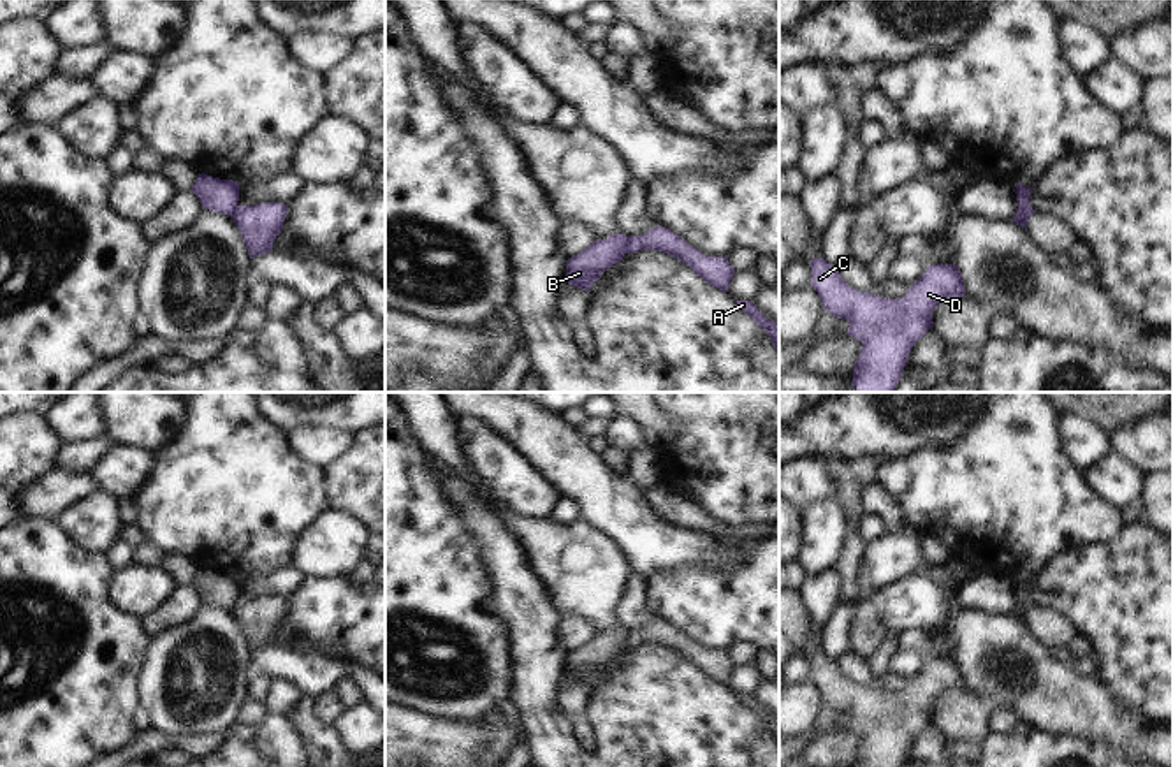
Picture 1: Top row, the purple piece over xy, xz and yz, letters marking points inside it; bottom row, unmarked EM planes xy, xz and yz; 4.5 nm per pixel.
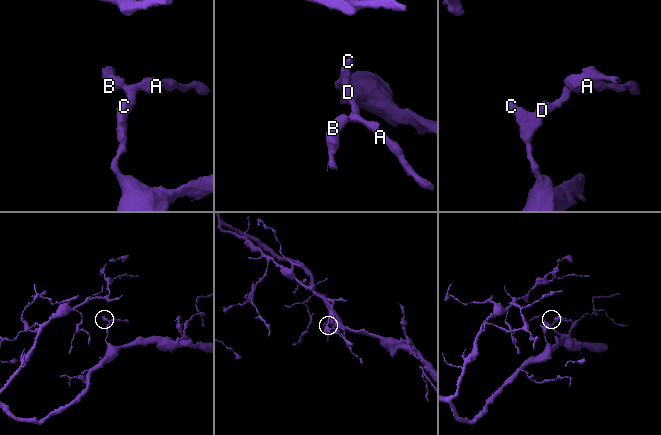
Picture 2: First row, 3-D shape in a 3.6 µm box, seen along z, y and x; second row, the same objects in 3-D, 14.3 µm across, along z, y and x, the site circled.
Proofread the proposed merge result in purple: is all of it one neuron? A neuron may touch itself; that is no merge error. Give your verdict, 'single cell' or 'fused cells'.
fused cells

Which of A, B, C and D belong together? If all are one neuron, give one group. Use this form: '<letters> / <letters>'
A C D / B

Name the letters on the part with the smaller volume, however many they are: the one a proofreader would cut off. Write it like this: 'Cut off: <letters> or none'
Cut off: B.

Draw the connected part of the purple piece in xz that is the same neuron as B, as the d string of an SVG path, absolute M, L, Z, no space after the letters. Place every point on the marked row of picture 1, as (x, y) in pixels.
M616 232L605 239L596 239L586 250L566 260L565 280L572 287L589 290L601 273L621 262L628 253L628 236Z

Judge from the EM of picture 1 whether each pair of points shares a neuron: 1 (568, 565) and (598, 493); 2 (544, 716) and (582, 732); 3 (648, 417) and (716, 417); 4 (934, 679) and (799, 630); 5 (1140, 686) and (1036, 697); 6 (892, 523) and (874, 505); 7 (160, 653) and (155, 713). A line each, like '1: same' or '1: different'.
1: different
2: different
3: different
4: same
5: different
6: same
7: same

